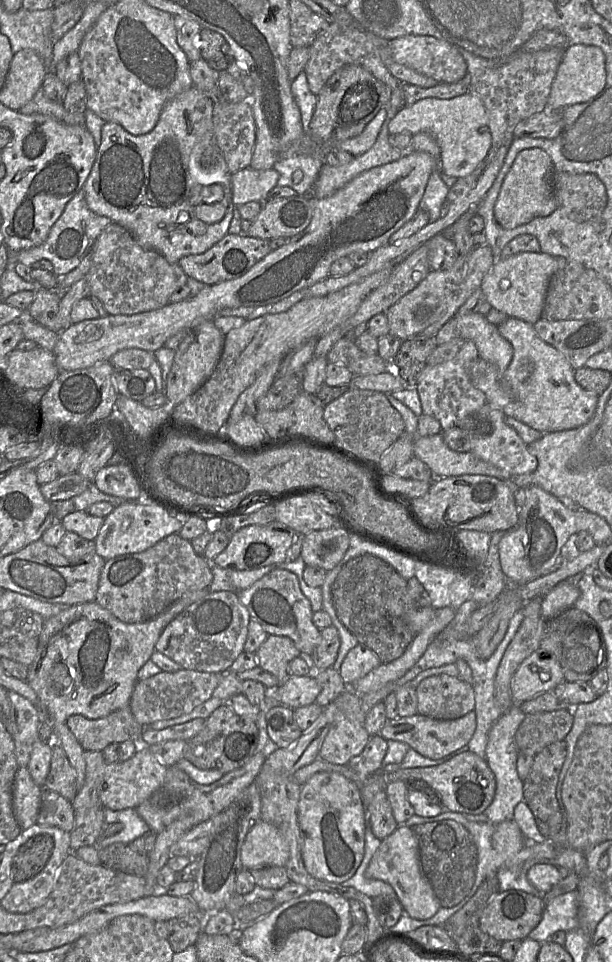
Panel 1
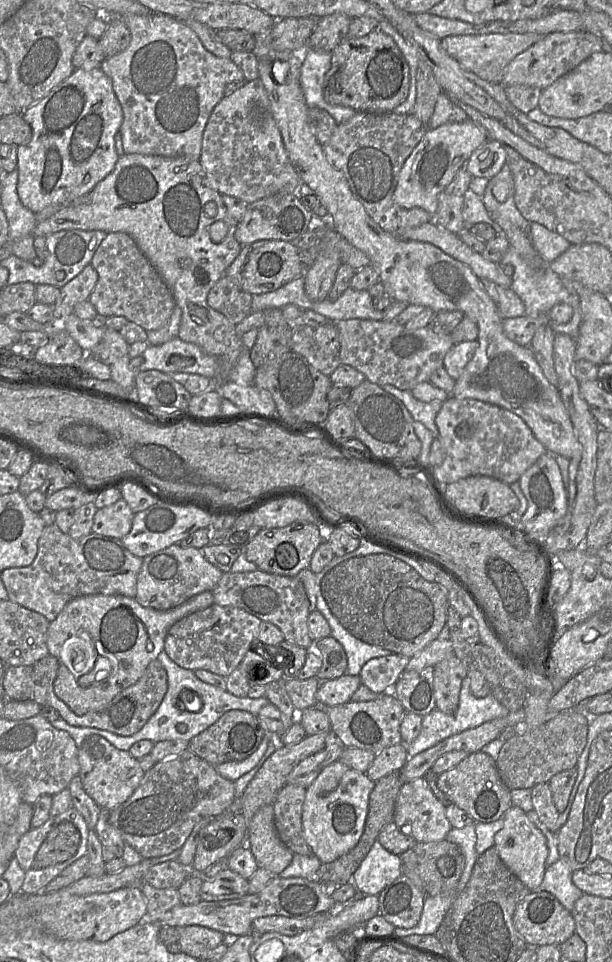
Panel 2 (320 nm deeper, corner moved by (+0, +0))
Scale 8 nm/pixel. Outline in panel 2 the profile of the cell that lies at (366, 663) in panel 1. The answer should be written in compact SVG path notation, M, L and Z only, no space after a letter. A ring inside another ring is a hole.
M397 654L370 659L359 673L361 683L376 694L392 692L409 659Z

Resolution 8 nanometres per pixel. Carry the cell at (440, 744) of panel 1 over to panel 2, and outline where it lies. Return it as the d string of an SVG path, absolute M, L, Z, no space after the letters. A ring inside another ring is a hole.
M340 760L325 767L306 788L302 810L303 836L321 863L330 863L346 854L360 840L368 813L369 795L375 781Z

